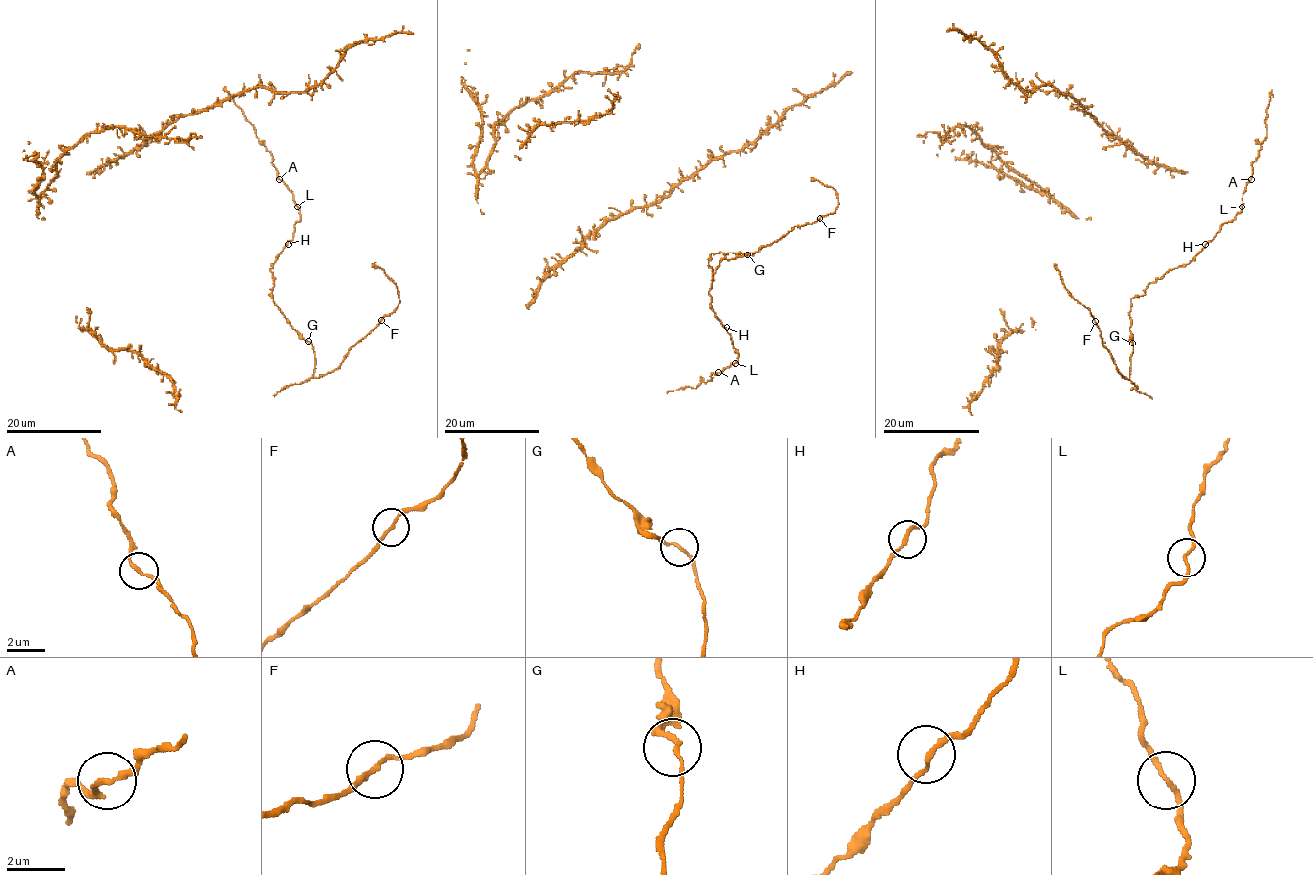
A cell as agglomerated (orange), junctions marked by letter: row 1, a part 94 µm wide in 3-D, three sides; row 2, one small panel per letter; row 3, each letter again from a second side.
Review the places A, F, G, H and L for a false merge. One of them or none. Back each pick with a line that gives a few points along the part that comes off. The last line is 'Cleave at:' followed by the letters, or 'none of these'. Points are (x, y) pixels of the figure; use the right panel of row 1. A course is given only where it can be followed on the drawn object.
Cleave at: none of these

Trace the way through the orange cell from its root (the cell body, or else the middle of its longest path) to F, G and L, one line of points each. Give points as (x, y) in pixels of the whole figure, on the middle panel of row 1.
F: (679, 387), (696, 388), (738, 361), (732, 337), (711, 307), (710, 255), (751, 255), (795, 226), (820, 218)
G: (679, 387), (696, 388), (738, 361), (732, 337), (711, 307), (713, 270), (708, 258), (719, 253), (747, 254)
L: (679, 387), (696, 388), (711, 380), (713, 374), (735, 363)

